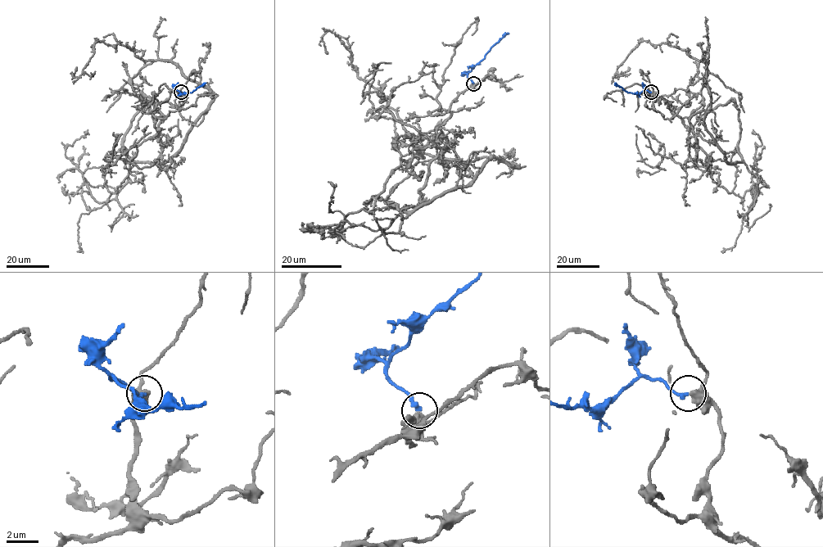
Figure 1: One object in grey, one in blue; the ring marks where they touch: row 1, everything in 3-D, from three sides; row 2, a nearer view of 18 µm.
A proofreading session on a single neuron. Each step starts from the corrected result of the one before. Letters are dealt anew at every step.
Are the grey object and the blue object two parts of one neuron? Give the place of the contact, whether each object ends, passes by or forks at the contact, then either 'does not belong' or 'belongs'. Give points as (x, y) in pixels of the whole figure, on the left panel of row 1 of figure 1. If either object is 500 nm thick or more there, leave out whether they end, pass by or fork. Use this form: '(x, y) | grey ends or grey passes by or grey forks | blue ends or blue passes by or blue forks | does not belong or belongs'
(181, 92) | grey passes by | blue ends | belongs

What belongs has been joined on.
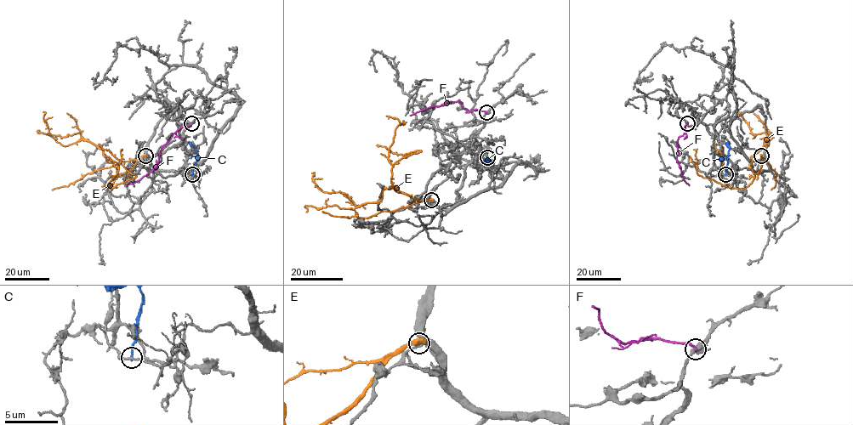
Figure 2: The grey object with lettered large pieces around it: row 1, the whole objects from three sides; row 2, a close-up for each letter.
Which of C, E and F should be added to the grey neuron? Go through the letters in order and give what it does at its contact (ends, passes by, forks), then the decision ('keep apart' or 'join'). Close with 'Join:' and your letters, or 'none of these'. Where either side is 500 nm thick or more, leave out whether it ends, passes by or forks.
C: it ends | keep apart
E: keep apart
F: it ends | keep apart
Join: none of these

